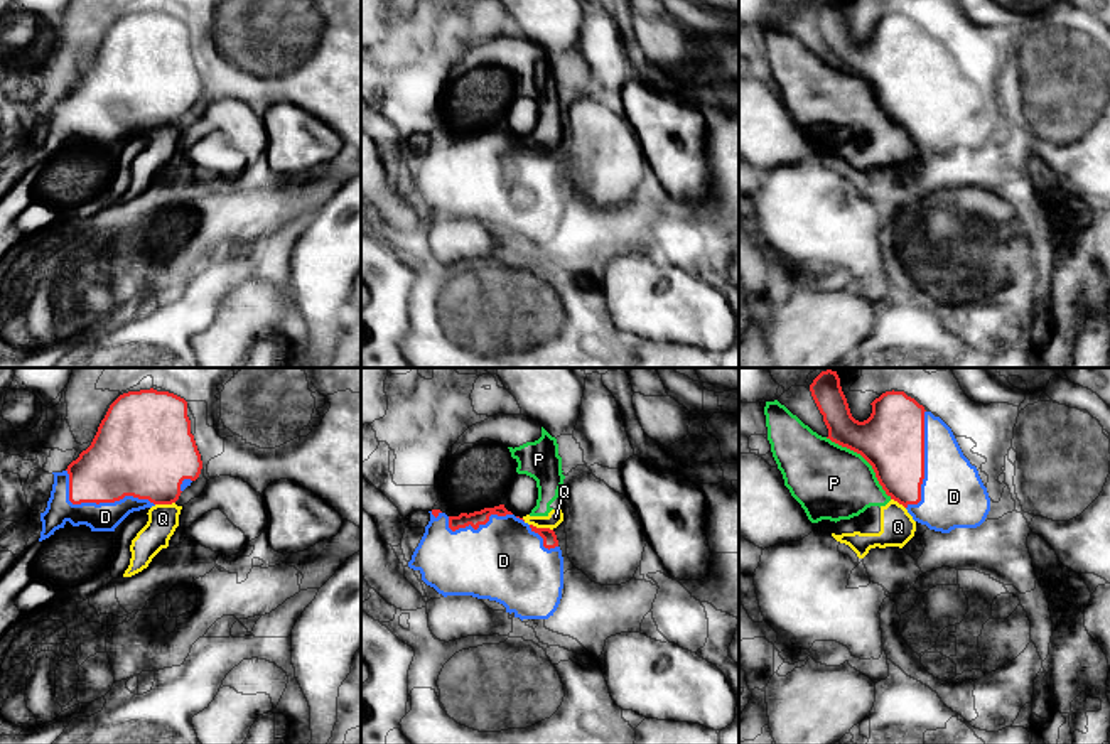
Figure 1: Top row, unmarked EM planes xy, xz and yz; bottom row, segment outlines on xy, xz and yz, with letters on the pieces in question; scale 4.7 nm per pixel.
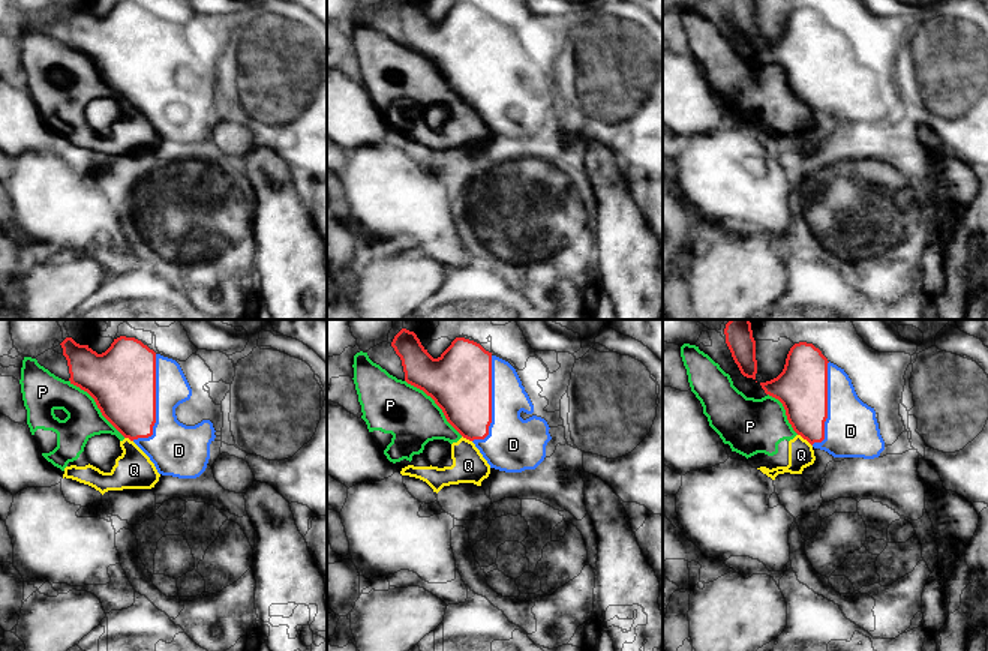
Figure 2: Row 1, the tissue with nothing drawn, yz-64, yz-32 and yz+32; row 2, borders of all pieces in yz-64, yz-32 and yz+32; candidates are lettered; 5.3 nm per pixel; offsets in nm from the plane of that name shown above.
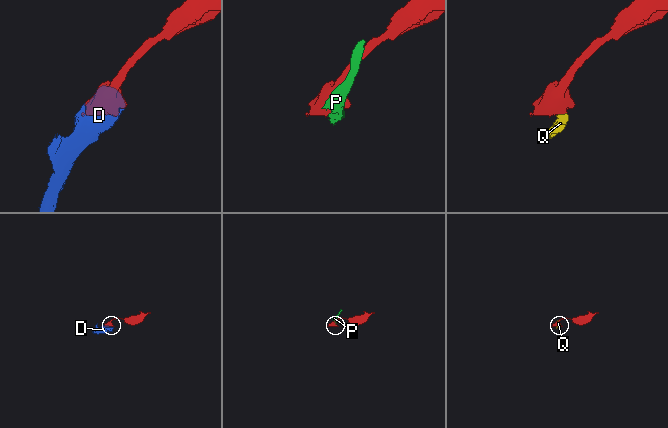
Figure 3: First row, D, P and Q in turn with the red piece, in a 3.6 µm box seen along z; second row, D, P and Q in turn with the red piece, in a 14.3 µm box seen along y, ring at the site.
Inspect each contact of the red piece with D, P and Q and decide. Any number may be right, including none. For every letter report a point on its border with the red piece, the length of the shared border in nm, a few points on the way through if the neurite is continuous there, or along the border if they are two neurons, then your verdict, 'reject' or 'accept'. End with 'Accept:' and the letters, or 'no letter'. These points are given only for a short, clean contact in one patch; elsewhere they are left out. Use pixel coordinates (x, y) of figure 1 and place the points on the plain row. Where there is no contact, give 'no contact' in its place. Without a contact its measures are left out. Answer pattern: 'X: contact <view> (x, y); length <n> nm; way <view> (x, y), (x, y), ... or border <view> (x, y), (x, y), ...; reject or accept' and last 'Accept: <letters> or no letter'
D: contact xy (96, 125); length 460 nm; accept
P: contact yz (864, 80); length 440 nm; border yz (825, 59), (856, 73), (871, 88), (878, 105), (891, 120); reject
Q: contact xz (542, 150); length 120 nm; border xz (530, 145), (552, 152); reject
Accept: D

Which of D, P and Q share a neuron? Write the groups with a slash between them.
D / P Q

